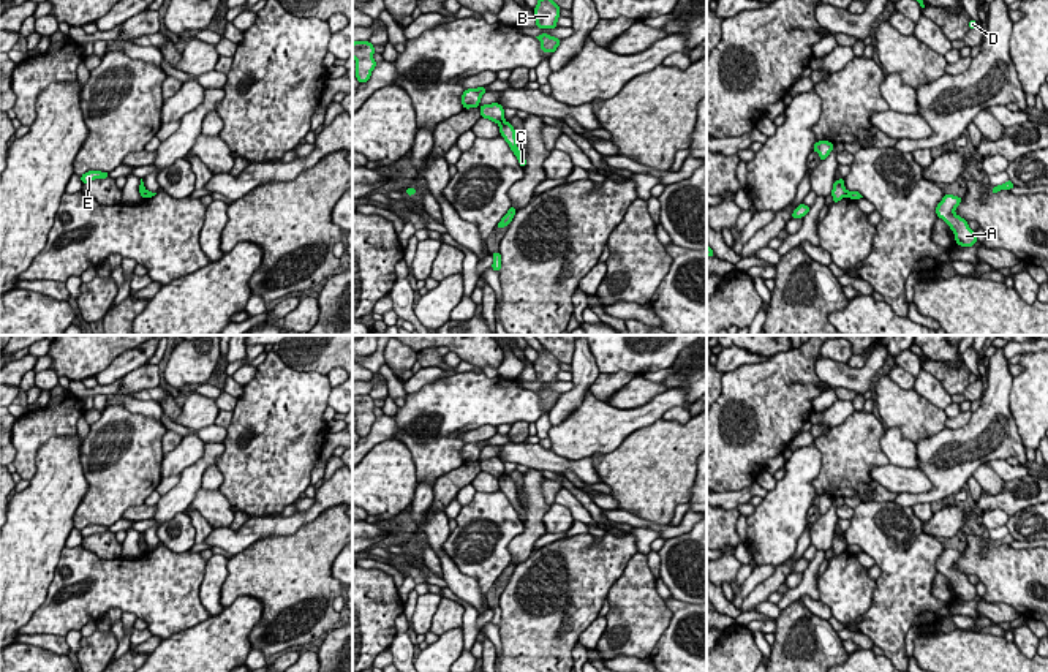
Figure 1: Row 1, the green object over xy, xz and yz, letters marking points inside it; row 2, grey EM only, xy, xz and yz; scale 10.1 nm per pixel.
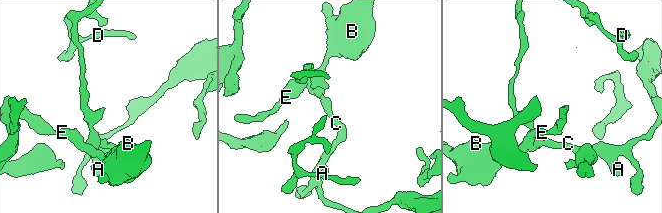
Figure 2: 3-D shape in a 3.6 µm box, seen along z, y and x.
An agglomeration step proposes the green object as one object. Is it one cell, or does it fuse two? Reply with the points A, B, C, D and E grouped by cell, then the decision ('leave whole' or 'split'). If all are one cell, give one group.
groups A B C E / D; split

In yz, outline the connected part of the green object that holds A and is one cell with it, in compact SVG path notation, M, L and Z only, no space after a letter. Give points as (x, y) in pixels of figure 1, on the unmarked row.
M944 549L942 555L936 561L936 568L942 572L955 588L955 595L961 601L972 601L977 596L975 585L967 579L967 574L955 568L963 552L953 549Z

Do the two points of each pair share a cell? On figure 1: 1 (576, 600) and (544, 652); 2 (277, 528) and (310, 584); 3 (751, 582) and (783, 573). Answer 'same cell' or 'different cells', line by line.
1: same cell
2: different cells
3: different cells

